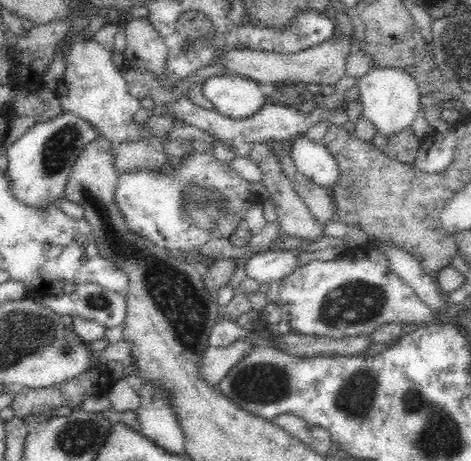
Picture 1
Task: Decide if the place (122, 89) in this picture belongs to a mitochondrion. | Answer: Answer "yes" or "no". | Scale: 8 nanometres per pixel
no

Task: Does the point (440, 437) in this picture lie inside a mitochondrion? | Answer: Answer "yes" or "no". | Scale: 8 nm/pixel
yes

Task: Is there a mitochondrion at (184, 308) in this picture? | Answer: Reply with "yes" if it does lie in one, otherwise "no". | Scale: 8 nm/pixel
yes

